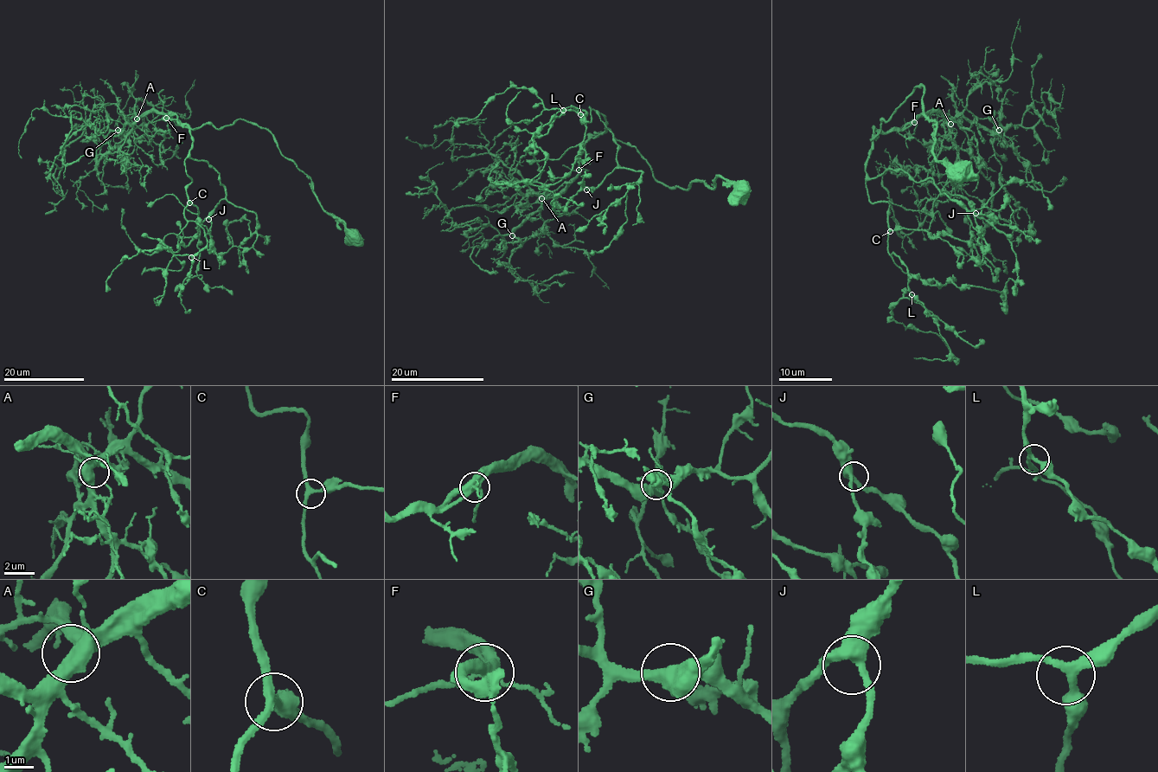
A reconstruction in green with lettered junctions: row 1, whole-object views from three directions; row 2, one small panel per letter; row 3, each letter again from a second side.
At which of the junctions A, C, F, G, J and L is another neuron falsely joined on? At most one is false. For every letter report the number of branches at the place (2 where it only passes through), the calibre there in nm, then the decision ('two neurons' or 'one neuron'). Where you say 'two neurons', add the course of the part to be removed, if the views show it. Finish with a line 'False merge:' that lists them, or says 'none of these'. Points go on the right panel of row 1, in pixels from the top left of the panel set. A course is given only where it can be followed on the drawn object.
A: branches 4; calibre 440 nm; one neuron
C: branches 3; calibre 240 nm; one neuron
F: branches 5; calibre 400 nm; one neuron
G: branches 4; calibre 400 nm; one neuron
J: branches 3; calibre 360 nm; one neuron
L: branches 3; calibre 240 nm; one neuron
False merge: none of these

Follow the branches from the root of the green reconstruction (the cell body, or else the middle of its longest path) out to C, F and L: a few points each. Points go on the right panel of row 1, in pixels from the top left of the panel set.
C: (957, 172), (933, 156), (936, 123), (918, 86), (882, 120), (865, 170), (868, 199), (888, 204), (890, 231)
F: (957, 172), (933, 156), (936, 123), (924, 115), (920, 86), (871, 138), (914, 122)
L: (957, 172), (933, 156), (918, 86), (882, 120), (865, 170), (911, 294)

